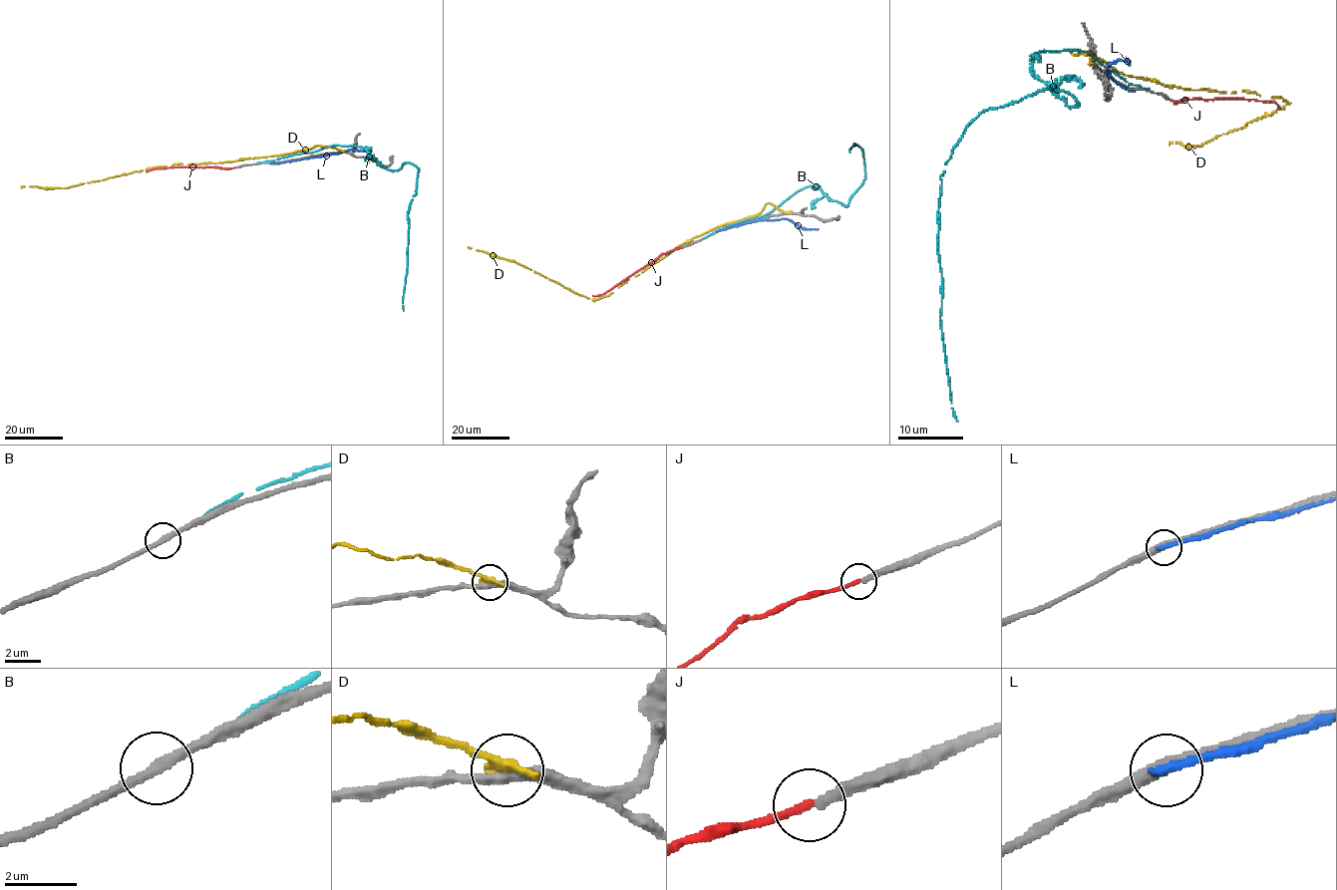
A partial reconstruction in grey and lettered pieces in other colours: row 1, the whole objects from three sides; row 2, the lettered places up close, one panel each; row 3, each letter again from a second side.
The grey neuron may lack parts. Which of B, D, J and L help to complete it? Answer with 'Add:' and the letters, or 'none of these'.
Add: J

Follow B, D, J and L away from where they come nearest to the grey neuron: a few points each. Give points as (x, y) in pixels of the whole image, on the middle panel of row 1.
B: (708, 235), (770, 213), (810, 186), (818, 185), (844, 205), (865, 177), (862, 148), (854, 144), (849, 152)
D: (789, 212), (767, 203), (756, 214), (693, 237), (613, 292), (592, 299), (579, 295), (515, 262), (468, 246)
J: (681, 247), (661, 253), (605, 293), (592, 295)
L: (718, 230), (775, 219), (791, 220), (802, 227), (818, 229)

